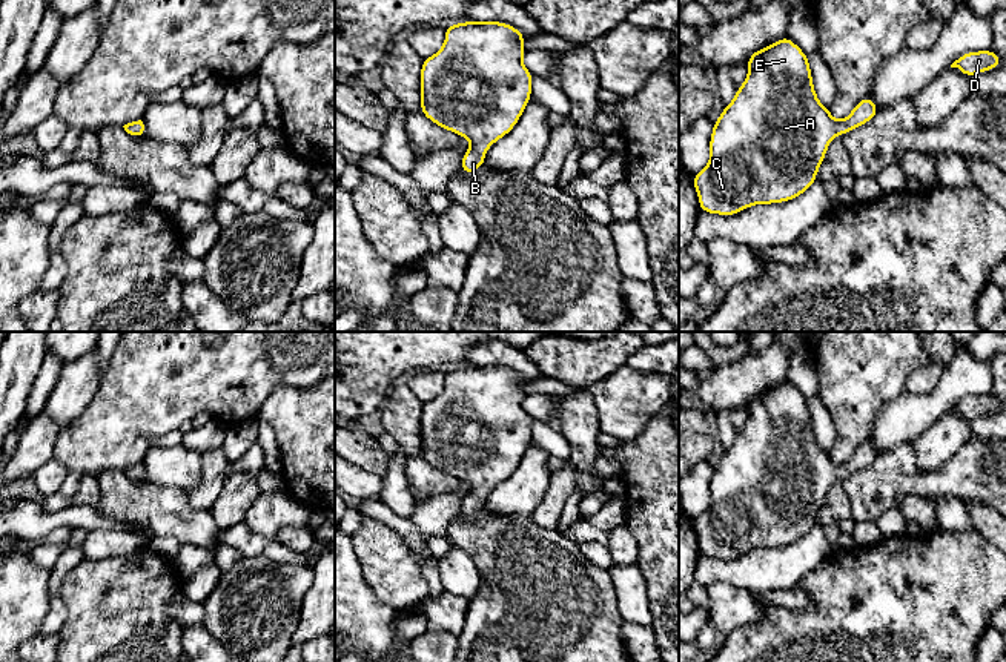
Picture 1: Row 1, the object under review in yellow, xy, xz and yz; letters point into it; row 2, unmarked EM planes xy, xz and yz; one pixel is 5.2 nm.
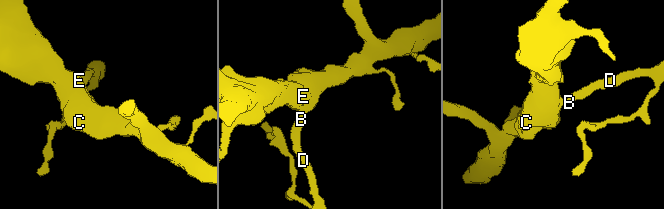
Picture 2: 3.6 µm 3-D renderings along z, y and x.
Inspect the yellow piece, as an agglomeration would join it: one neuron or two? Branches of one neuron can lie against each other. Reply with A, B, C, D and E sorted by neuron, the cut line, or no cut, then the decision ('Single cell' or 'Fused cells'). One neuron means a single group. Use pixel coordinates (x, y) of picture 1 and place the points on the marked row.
Groups: A B C D E. No split. Single cell

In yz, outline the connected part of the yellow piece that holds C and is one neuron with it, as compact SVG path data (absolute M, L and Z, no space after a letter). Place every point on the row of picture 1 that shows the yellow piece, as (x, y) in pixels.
M788 37L753 52L746 65L748 75L743 84L737 88L731 103L713 123L710 163L691 180L699 197L699 207L707 213L733 217L754 204L785 203L797 198L817 180L817 170L832 138L866 124L880 111L868 95L857 103L846 118L837 121L816 95L806 54Z

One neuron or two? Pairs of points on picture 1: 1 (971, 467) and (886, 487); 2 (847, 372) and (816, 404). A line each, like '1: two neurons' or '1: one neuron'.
1: one neuron
2: two neurons

